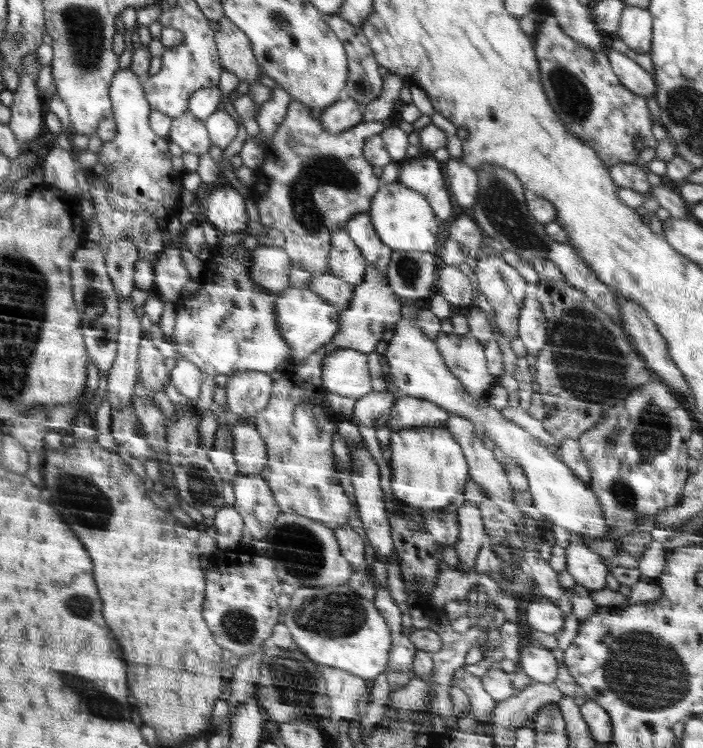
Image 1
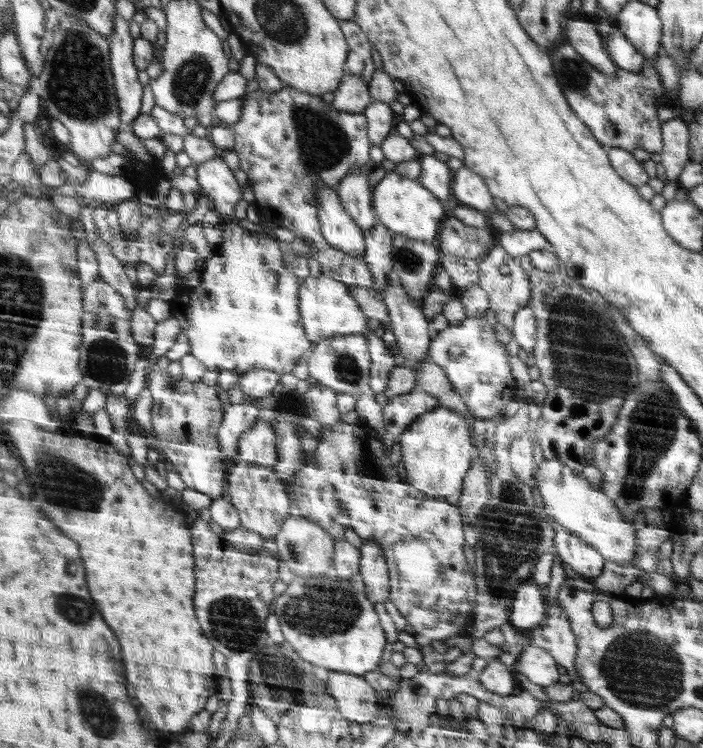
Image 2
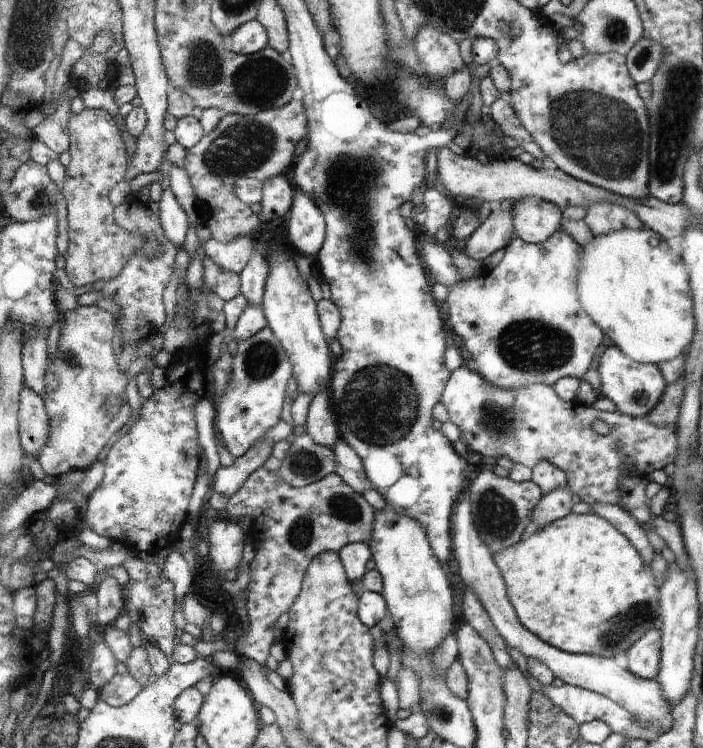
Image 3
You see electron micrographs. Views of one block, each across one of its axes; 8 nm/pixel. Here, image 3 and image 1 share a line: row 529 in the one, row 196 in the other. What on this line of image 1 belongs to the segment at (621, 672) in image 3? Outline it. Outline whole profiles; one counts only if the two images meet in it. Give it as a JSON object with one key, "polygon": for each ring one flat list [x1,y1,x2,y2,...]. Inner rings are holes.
{"polygon":[[461,158,444,162,447,178,450,179,450,194,460,206,472,207,478,196,478,176]]}

